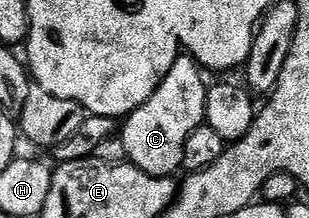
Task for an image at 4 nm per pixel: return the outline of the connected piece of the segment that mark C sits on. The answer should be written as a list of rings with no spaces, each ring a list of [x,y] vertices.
[[[181,55],[157,91],[153,91],[153,95],[122,122],[121,140],[125,143],[130,164],[154,177],[171,177],[182,170],[185,139],[189,139],[189,135],[205,121],[209,85],[203,82],[203,76],[204,70],[194,57]]]

